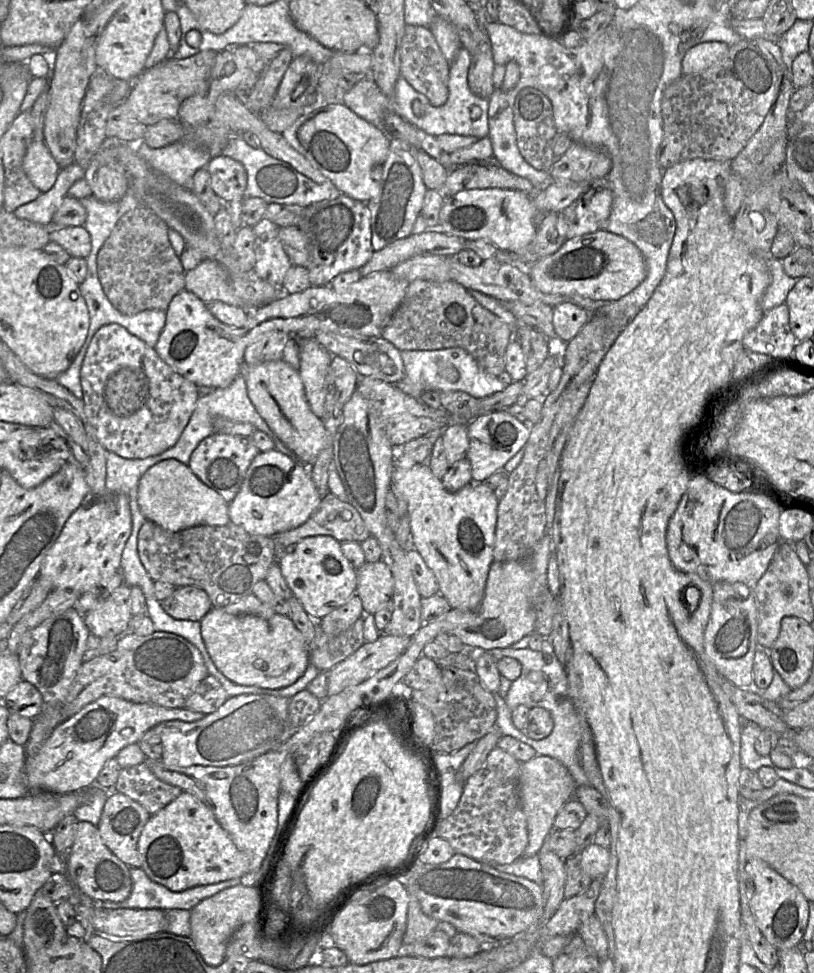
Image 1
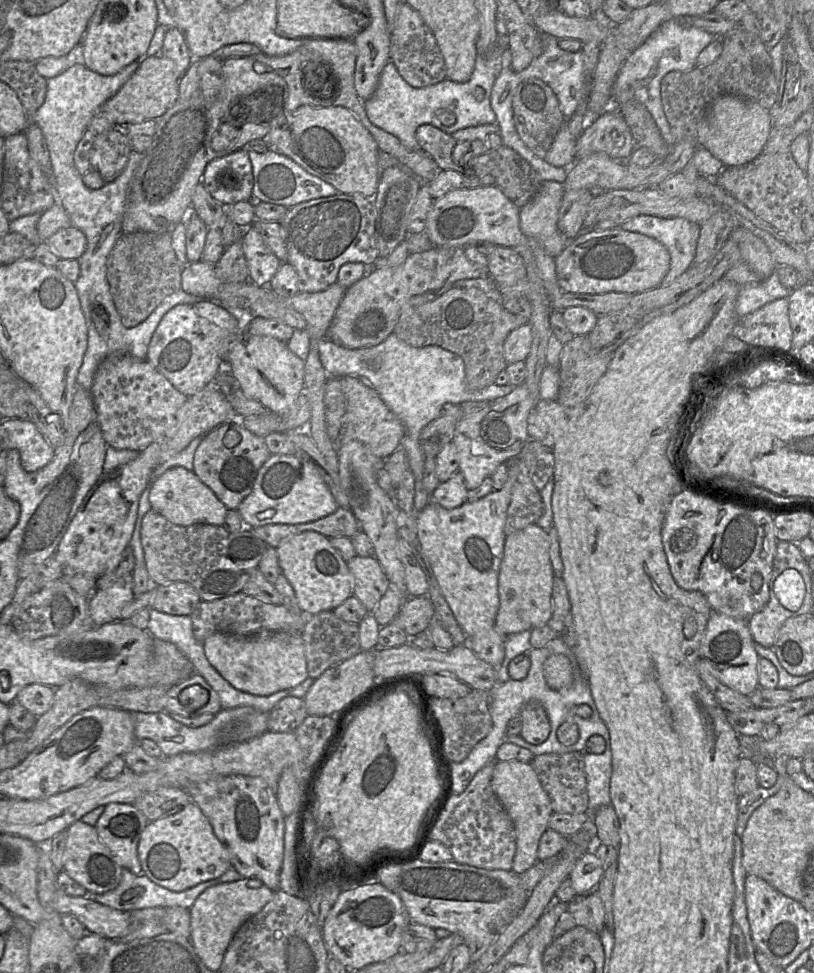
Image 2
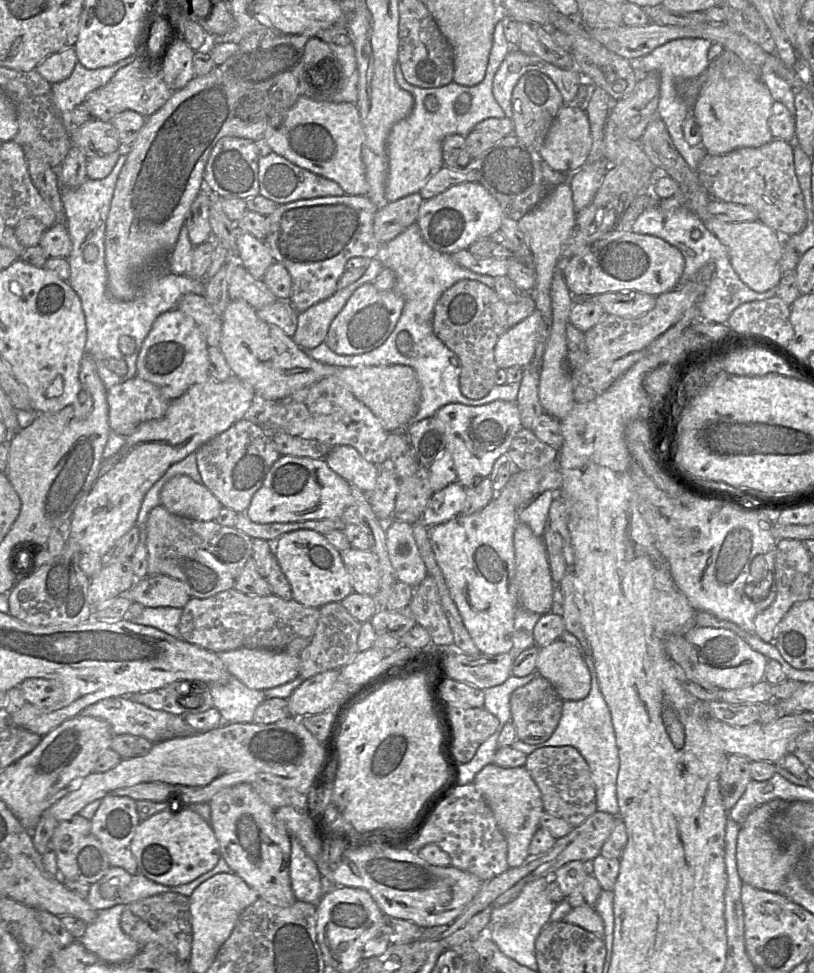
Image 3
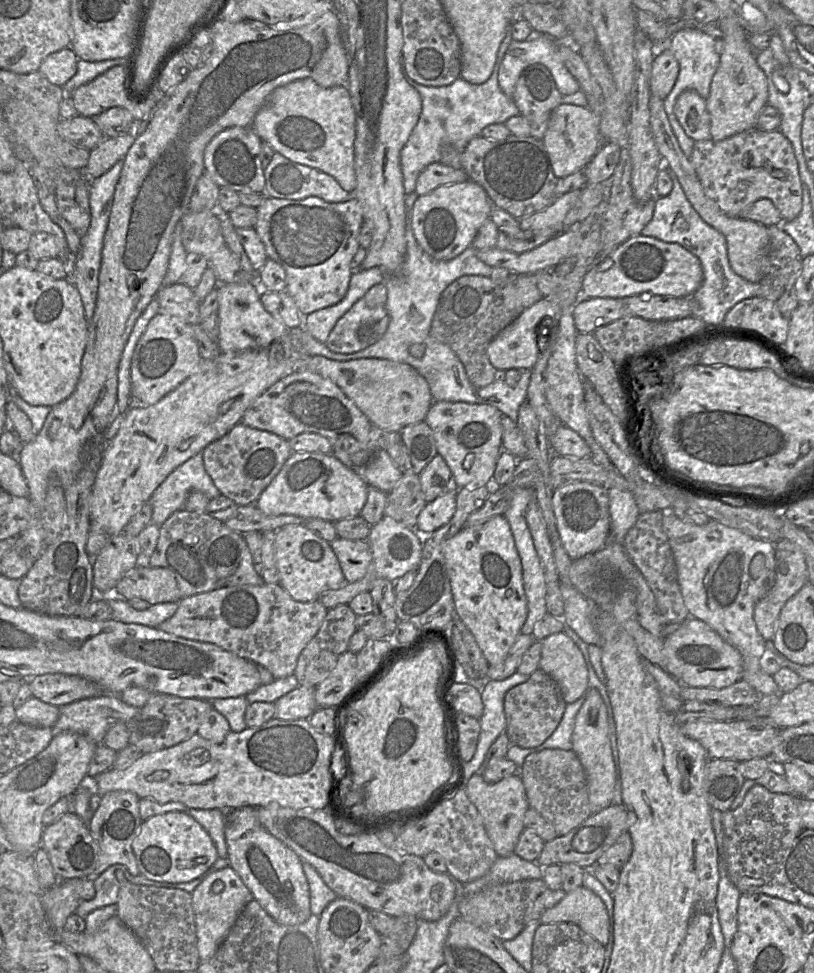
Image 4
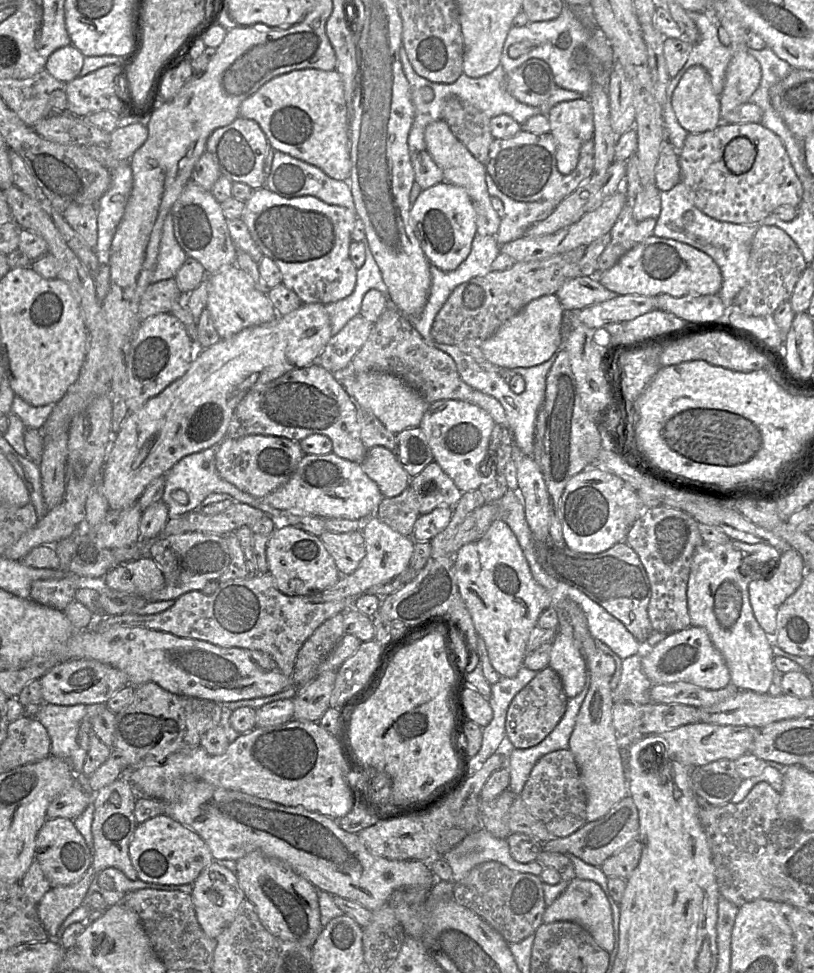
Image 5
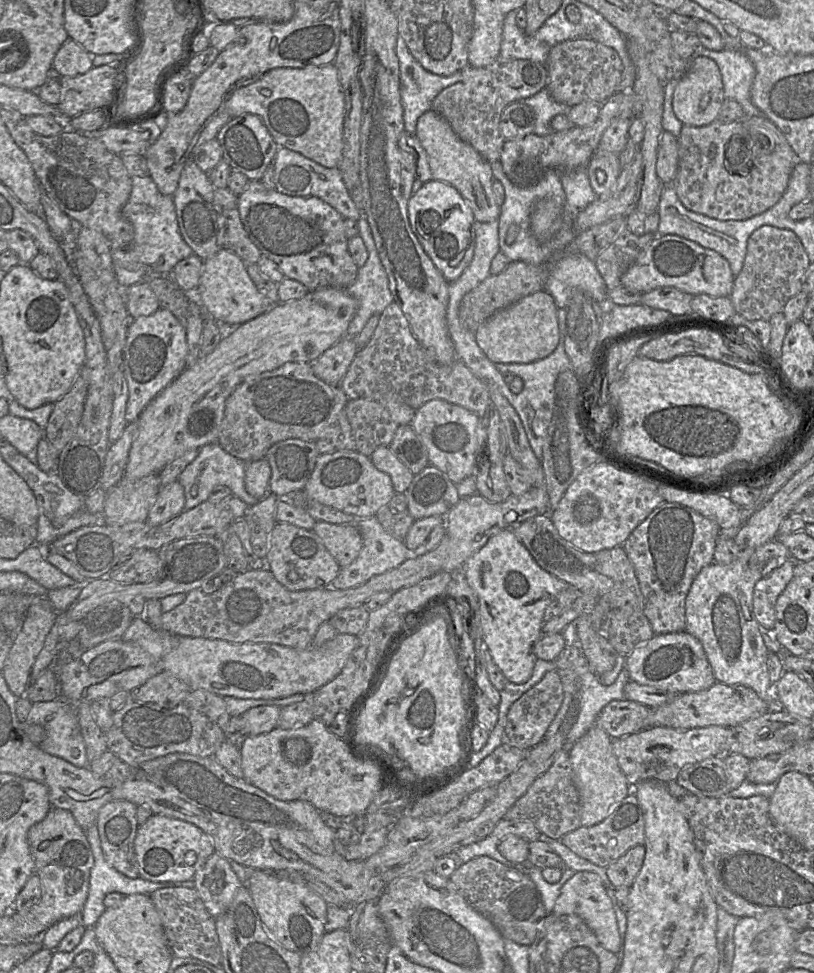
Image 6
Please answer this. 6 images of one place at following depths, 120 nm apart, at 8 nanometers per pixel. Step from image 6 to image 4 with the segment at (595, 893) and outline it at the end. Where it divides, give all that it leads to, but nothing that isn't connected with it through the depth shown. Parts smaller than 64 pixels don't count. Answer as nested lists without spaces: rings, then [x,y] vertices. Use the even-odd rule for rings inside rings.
[[[578,887],[566,893],[554,907],[546,909],[541,924],[573,923],[604,947],[609,941],[609,916],[605,904],[595,893]]]

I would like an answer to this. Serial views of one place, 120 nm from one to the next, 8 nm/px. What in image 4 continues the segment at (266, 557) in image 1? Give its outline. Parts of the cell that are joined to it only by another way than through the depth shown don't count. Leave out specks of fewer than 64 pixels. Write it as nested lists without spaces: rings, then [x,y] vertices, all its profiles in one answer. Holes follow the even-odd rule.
[[[178,510],[172,513],[159,528],[159,538],[152,555],[147,559],[151,567],[169,570],[178,583],[182,598],[214,591],[236,571],[241,561],[242,549],[246,543],[243,534],[229,529],[223,522],[207,513]]]

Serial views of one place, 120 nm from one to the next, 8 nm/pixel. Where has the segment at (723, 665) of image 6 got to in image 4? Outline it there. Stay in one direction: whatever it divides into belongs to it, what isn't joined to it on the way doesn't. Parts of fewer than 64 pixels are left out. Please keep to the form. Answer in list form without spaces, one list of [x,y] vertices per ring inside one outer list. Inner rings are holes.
[[[664,512],[662,522],[677,567],[681,594],[690,616],[706,622],[741,653],[742,679],[757,692],[765,695],[780,693],[773,676],[766,674],[760,666],[767,641],[759,633],[754,620],[754,608],[758,601],[753,601],[747,595],[750,584],[754,584],[754,578],[749,573],[750,563],[758,553],[765,555],[769,580],[775,583],[774,543],[754,538],[713,519],[704,525],[695,525],[682,521],[672,512]]]

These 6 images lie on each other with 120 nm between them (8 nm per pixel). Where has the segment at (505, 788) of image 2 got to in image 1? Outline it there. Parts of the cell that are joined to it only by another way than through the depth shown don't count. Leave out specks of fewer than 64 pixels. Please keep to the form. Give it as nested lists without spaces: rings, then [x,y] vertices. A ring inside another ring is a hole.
[[[536,755],[533,759],[520,763],[518,789],[528,830],[528,844],[522,857],[538,855],[545,838],[554,830],[557,813],[573,798],[577,786],[568,769],[554,758]]]

